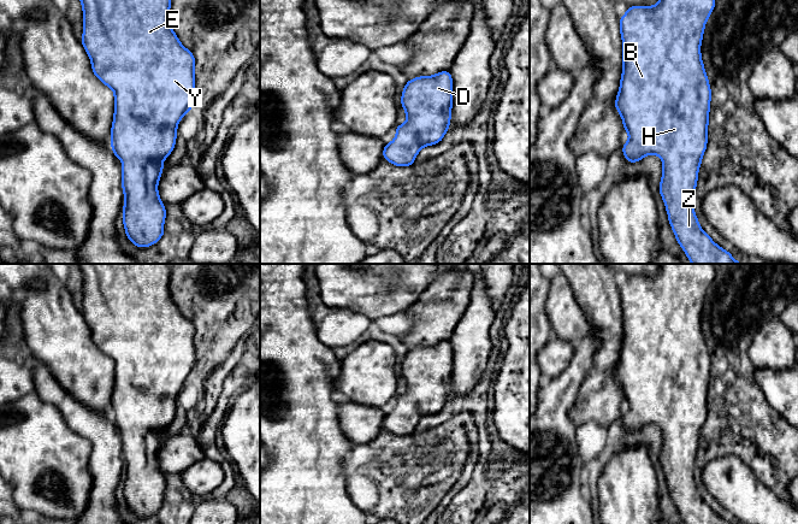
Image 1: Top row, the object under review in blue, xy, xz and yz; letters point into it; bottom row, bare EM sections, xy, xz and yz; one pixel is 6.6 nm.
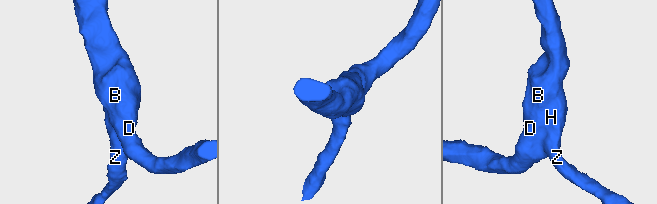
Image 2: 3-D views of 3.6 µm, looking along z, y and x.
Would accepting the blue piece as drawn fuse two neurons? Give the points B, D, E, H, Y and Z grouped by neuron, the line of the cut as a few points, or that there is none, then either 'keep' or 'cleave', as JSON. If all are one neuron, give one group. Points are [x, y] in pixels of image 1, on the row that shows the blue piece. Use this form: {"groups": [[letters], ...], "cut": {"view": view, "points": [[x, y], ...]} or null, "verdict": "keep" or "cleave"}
{"groups": [["B", "D", "E", "H", "Y", "Z"]], "cut": null, "verdict": "keep"}

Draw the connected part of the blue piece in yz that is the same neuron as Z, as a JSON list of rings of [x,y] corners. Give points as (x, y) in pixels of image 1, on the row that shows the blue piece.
[[[658,0],[655,6],[632,6],[619,19],[622,37],[622,76],[615,107],[629,139],[623,145],[623,157],[636,163],[655,154],[662,159],[663,172],[660,194],[664,201],[669,224],[676,241],[692,264],[743,264],[717,246],[699,225],[693,208],[694,190],[702,157],[707,149],[711,90],[701,55],[701,43],[705,23],[715,0]]]

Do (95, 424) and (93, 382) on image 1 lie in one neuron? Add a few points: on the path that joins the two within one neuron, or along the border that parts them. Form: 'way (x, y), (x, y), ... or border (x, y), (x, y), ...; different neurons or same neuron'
way (95, 413), (93, 393); same neuron

